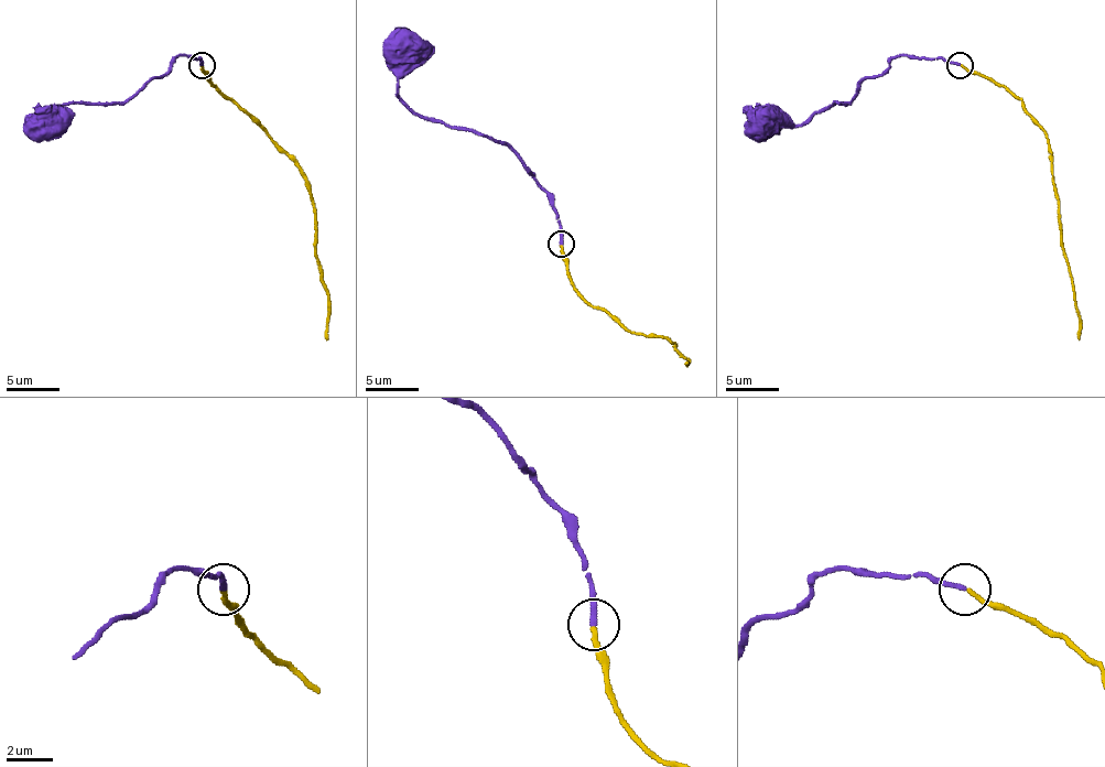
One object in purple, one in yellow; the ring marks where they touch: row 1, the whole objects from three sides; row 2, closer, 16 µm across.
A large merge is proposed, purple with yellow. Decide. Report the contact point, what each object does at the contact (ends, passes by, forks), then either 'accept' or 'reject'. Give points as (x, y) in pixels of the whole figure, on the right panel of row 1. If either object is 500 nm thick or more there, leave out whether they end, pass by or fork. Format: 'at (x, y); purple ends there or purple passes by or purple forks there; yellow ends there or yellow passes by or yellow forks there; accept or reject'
at (960, 65); purple ends there; yellow ends there; accept

